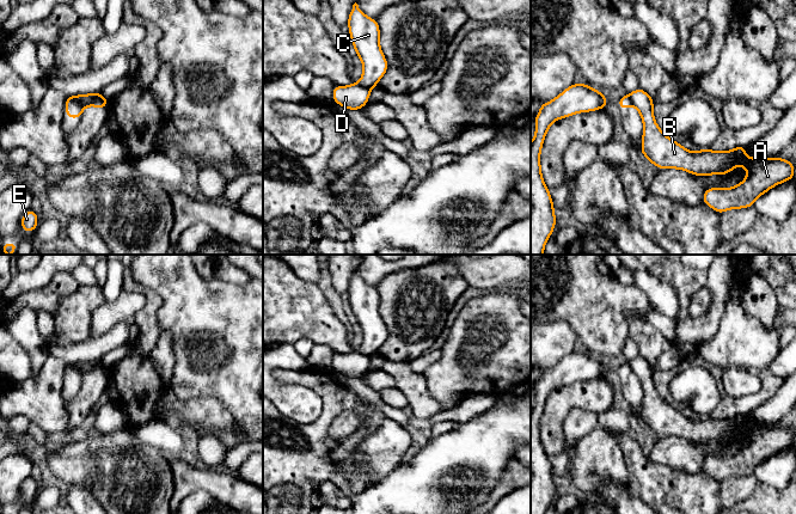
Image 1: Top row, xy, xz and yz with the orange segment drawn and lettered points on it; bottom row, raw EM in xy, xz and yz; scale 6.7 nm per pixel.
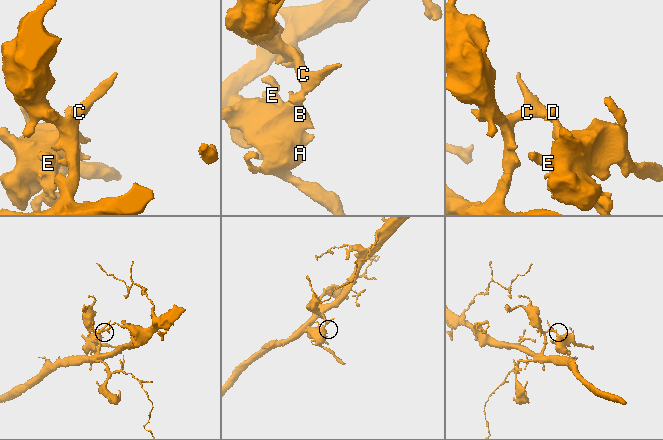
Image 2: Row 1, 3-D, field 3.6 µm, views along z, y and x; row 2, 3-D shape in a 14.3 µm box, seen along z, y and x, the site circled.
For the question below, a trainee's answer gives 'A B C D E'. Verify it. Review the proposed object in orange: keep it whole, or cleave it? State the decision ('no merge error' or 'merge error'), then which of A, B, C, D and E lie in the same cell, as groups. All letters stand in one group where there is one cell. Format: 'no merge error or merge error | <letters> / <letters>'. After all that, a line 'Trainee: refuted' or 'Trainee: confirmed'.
merge error | A B D E / C
Trainee: refuted

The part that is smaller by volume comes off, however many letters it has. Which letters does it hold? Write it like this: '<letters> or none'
A, B, D, E

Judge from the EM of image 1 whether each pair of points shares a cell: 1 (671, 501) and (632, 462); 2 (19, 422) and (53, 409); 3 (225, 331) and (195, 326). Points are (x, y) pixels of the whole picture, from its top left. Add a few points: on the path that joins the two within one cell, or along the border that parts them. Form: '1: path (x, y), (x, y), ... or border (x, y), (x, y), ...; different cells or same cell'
1: path (661, 491), (641, 471); same cell
2: border (12, 416), (25, 416), (30, 421); different cells
3: path (218, 328), (202, 326); same cell

